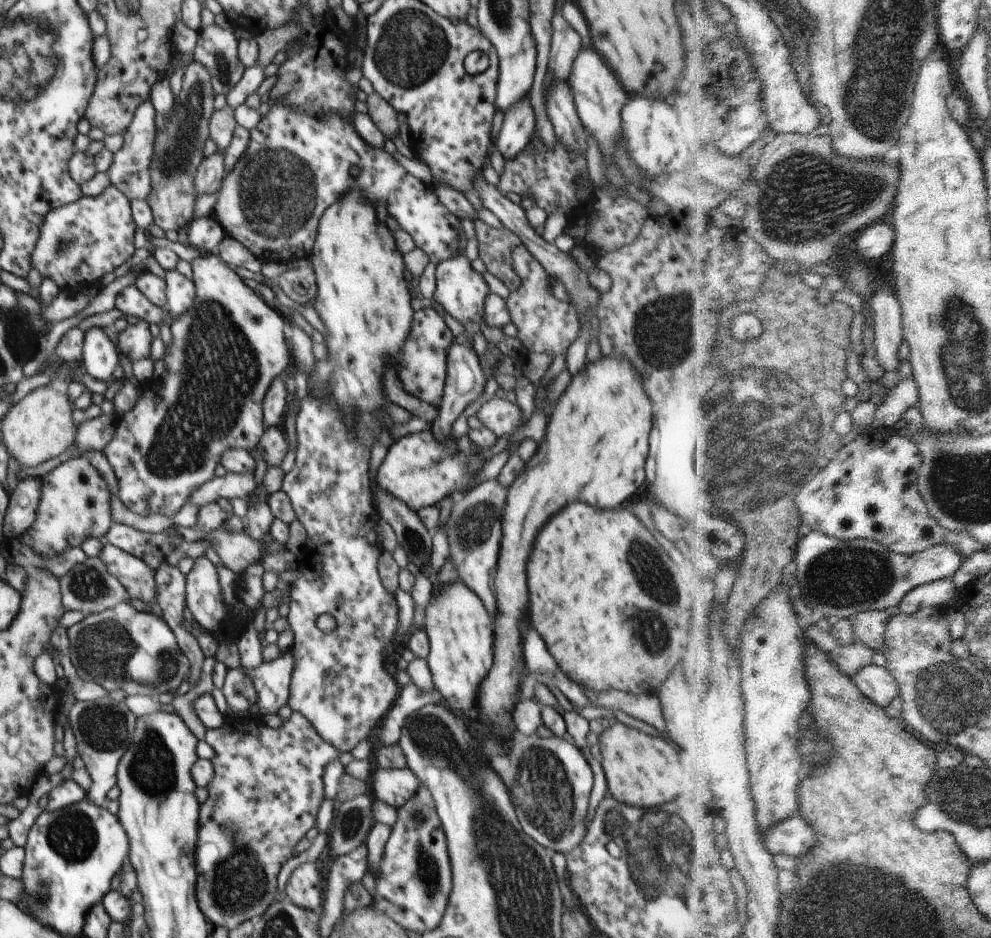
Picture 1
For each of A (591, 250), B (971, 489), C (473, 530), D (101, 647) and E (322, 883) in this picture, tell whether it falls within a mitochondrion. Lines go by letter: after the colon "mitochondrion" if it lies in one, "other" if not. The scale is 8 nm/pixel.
A: other
B: mitochondrion
C: mitochondrion
D: mitochondrion
E: other

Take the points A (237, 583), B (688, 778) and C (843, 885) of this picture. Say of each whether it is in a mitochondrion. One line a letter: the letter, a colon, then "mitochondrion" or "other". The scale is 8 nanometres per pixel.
A: other
B: other
C: mitochondrion

